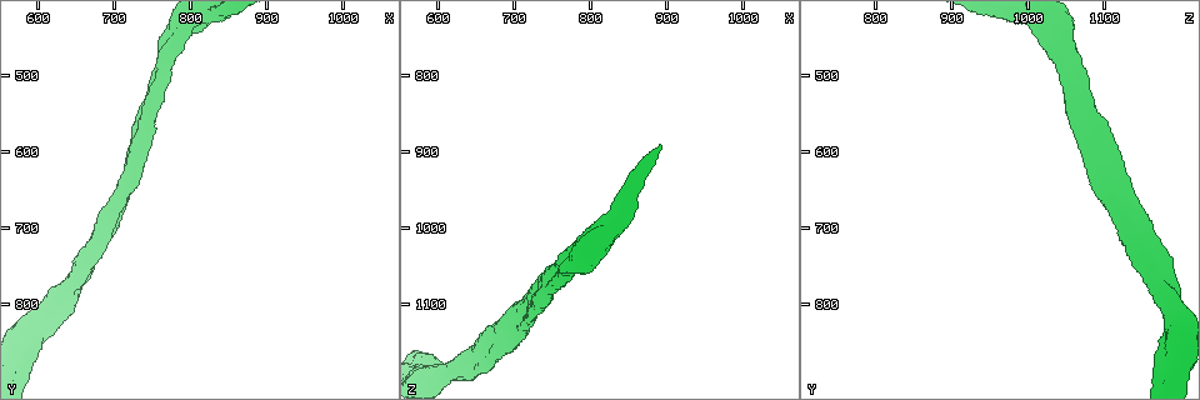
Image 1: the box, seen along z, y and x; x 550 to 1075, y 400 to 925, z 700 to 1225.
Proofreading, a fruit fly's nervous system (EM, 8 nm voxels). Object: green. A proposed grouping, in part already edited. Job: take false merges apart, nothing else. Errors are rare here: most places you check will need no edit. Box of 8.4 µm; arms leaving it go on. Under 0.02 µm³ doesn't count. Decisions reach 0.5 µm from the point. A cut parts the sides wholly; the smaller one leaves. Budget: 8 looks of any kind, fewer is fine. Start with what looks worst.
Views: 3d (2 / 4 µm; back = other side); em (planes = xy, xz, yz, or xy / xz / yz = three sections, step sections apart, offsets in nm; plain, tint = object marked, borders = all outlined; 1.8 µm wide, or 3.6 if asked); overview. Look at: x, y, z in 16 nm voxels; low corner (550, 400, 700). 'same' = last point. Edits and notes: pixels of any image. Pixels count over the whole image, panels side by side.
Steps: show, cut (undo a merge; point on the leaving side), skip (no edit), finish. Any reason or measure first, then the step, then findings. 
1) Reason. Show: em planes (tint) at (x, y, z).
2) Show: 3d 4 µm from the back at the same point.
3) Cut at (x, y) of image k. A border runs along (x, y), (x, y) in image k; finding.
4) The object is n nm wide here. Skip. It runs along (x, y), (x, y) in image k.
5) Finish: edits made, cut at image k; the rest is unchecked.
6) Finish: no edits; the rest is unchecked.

A fork. Show: 3d 4 µm at (680, 715, 1140).

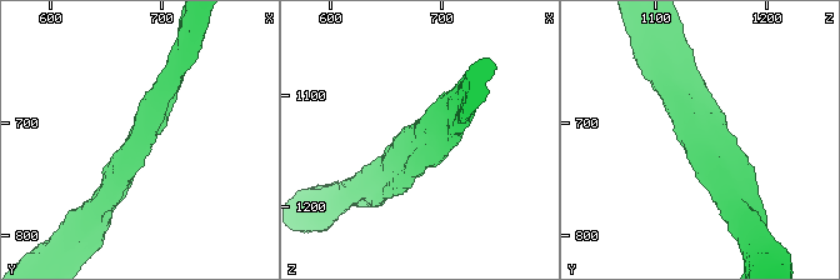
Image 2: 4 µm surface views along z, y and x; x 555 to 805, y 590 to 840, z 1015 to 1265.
Show: em planes (borders) at (682, 712, 1138).

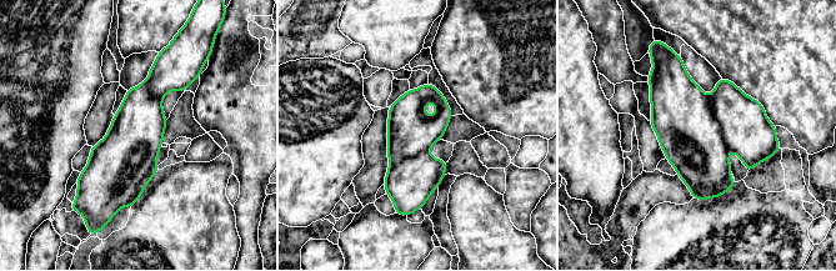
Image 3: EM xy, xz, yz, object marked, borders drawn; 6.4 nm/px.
Skip. One neuron here.

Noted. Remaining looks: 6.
A fork. Show: em yz step 4 (tint) at (740, 585, 1080).

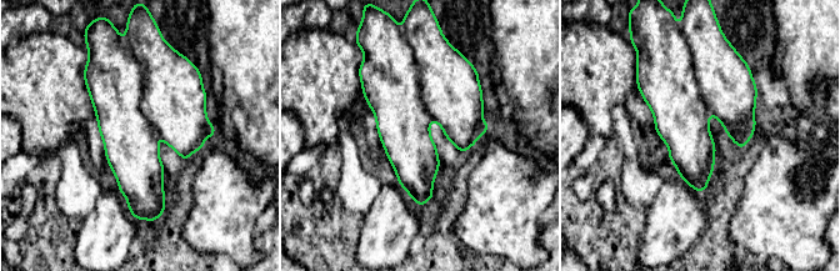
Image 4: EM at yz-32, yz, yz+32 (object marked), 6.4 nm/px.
Cut it another way. Show: em planes (borders) at the same point.

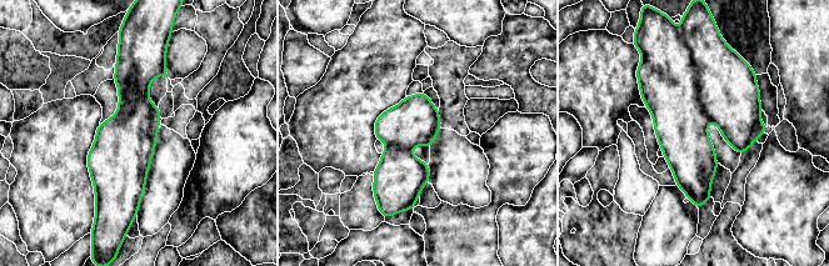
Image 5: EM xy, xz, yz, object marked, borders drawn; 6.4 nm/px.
Skip. All the same neuron.

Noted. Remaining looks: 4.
Thick turns thin. Show: 3d 4 µm at (775, 445, 1050).

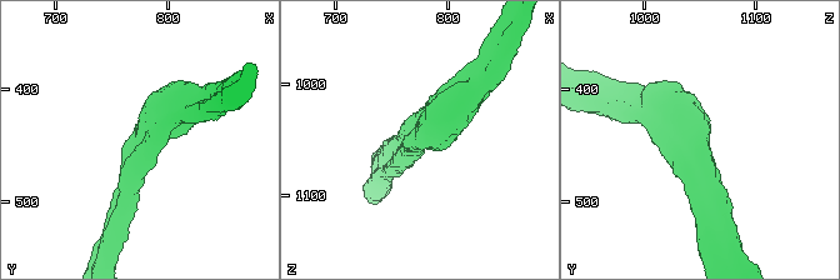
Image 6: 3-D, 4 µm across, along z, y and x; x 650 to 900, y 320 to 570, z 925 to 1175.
The arms are 280, 600 nm wide. Show: em planes (plain) at (776, 444, 1048).

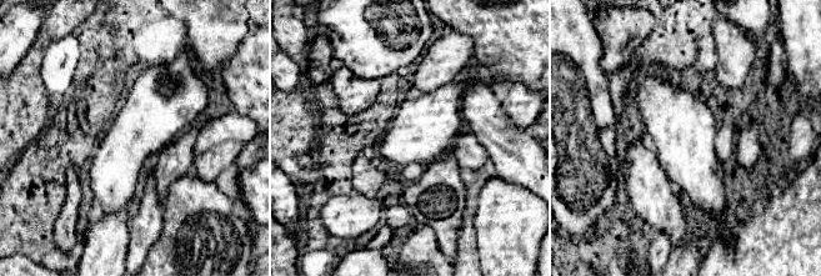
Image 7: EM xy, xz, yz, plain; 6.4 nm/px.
Show: em planes (tint) at the same point.

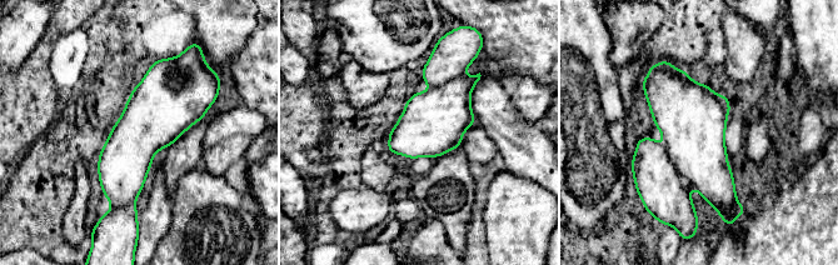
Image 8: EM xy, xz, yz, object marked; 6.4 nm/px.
The object is 420 nm wide here. Skip. Continuous, no second neuron.

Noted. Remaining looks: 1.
Finish: no edits; the rest is unchecked.

